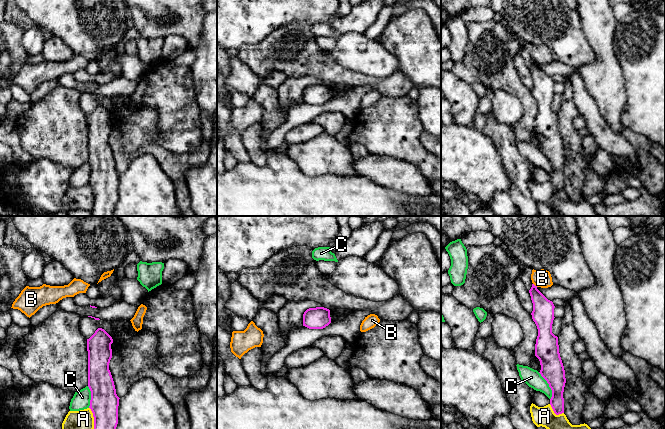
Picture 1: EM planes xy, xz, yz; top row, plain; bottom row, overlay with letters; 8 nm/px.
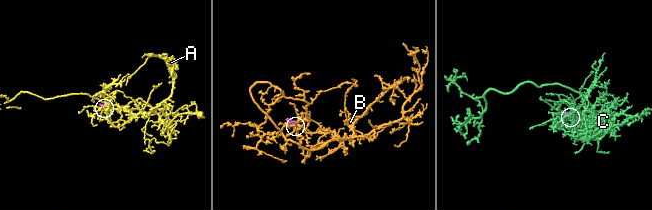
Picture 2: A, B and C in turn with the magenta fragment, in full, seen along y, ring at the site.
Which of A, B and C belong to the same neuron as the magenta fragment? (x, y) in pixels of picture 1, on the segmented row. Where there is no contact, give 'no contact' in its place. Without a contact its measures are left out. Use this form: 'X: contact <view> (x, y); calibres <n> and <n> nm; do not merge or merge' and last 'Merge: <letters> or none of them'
A: contact xy (94, 418); calibres 220 and 160 nm; do not merge
B: contact yz (534, 285); calibres 180 and 150 nm; do not merge
C: contact yz (549, 386); calibres 190 and 140 nm; do not merge
Merge: none of them

